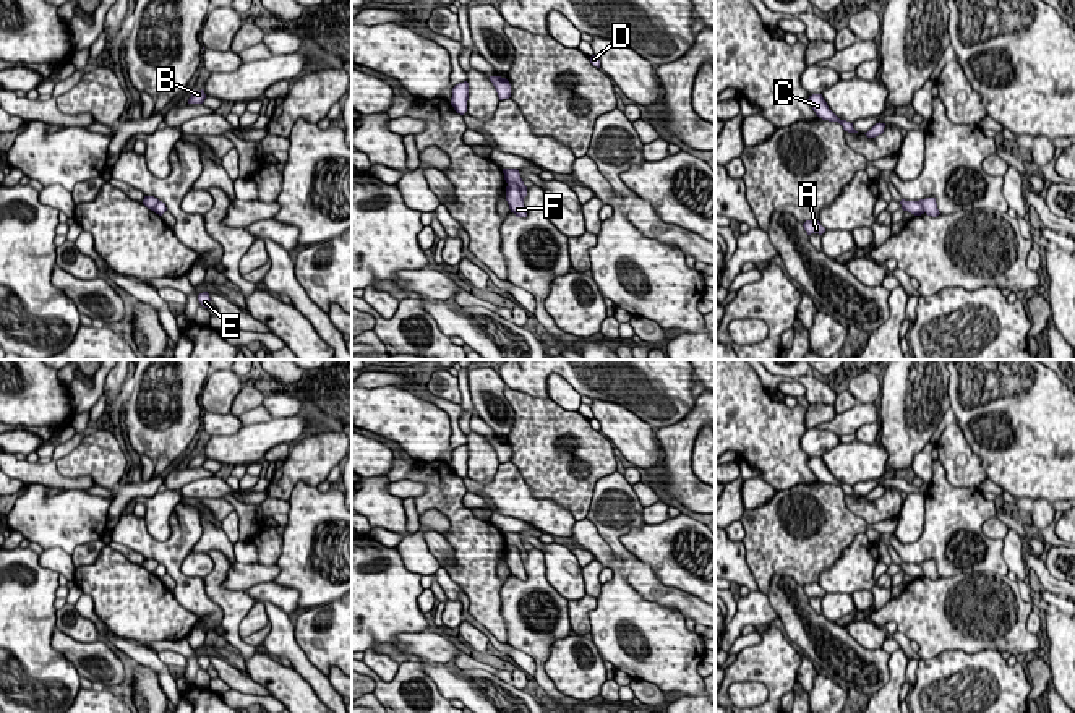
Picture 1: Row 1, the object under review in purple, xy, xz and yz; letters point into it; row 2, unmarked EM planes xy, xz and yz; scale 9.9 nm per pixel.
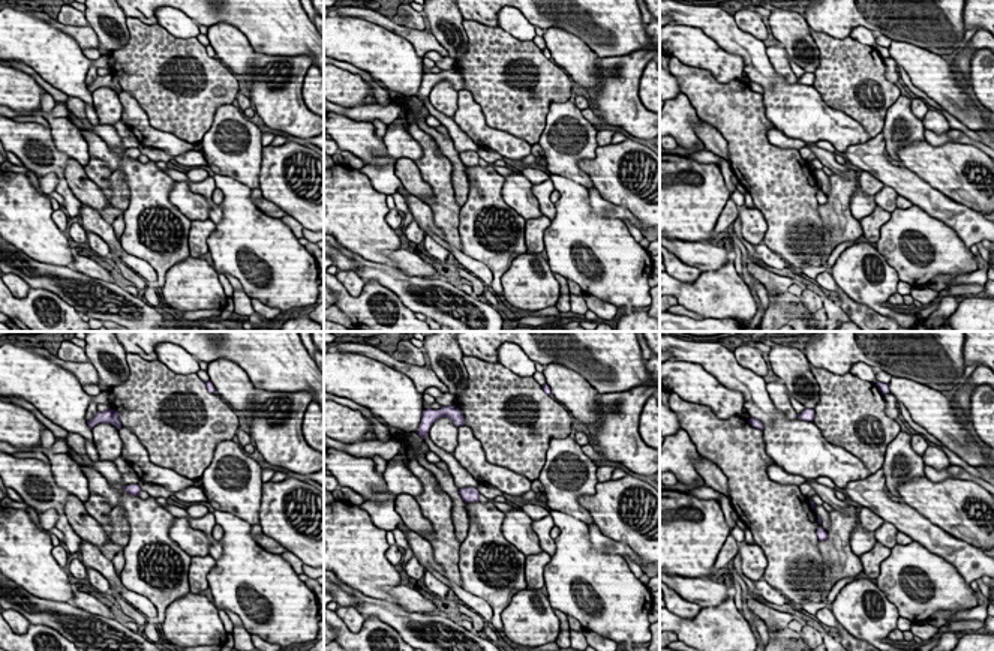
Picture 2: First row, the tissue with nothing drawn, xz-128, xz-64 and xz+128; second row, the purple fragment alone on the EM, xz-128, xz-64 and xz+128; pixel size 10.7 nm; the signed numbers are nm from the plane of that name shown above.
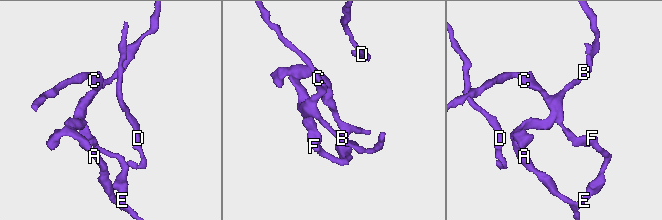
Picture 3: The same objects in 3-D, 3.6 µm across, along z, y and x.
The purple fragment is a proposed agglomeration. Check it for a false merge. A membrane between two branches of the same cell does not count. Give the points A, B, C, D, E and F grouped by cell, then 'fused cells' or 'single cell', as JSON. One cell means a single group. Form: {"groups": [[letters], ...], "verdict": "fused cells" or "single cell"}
{"groups": [["A", "E", "F"], ["B", "C", "D"]], "verdict": "fused cells"}

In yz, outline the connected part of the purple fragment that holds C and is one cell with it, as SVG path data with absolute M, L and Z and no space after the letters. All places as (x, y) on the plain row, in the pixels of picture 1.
M812 457L809 459L809 467L812 470L812 473L816 475L816 478L822 483L829 483L829 485L838 485L845 494L848 496L858 496L853 491L853 486L846 485L846 483L840 483L827 468L827 465L824 463L822 457Z

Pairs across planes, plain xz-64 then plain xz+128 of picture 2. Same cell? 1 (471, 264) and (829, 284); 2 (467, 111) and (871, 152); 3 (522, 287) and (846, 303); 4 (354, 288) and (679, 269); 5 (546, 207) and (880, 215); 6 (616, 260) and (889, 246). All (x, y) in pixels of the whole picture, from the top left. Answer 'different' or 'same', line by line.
1: same
2: different
3: different
4: same
5: different
6: same

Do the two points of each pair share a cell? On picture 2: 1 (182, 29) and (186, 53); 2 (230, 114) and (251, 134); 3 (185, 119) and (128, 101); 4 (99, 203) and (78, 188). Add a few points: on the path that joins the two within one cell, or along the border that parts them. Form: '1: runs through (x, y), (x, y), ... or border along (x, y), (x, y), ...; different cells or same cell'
1: border along (158, 23), (176, 36), (195, 38); different cells
2: runs through (234, 119), (246, 131); same cell
3: border along (122, 90), (134, 98), (155, 128), (164, 131); different cells
4: runs through (95, 198), (83, 188); same cell

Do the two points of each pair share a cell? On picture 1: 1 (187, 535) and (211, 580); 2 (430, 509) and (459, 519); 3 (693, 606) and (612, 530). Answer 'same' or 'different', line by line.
1: different
2: same
3: different

